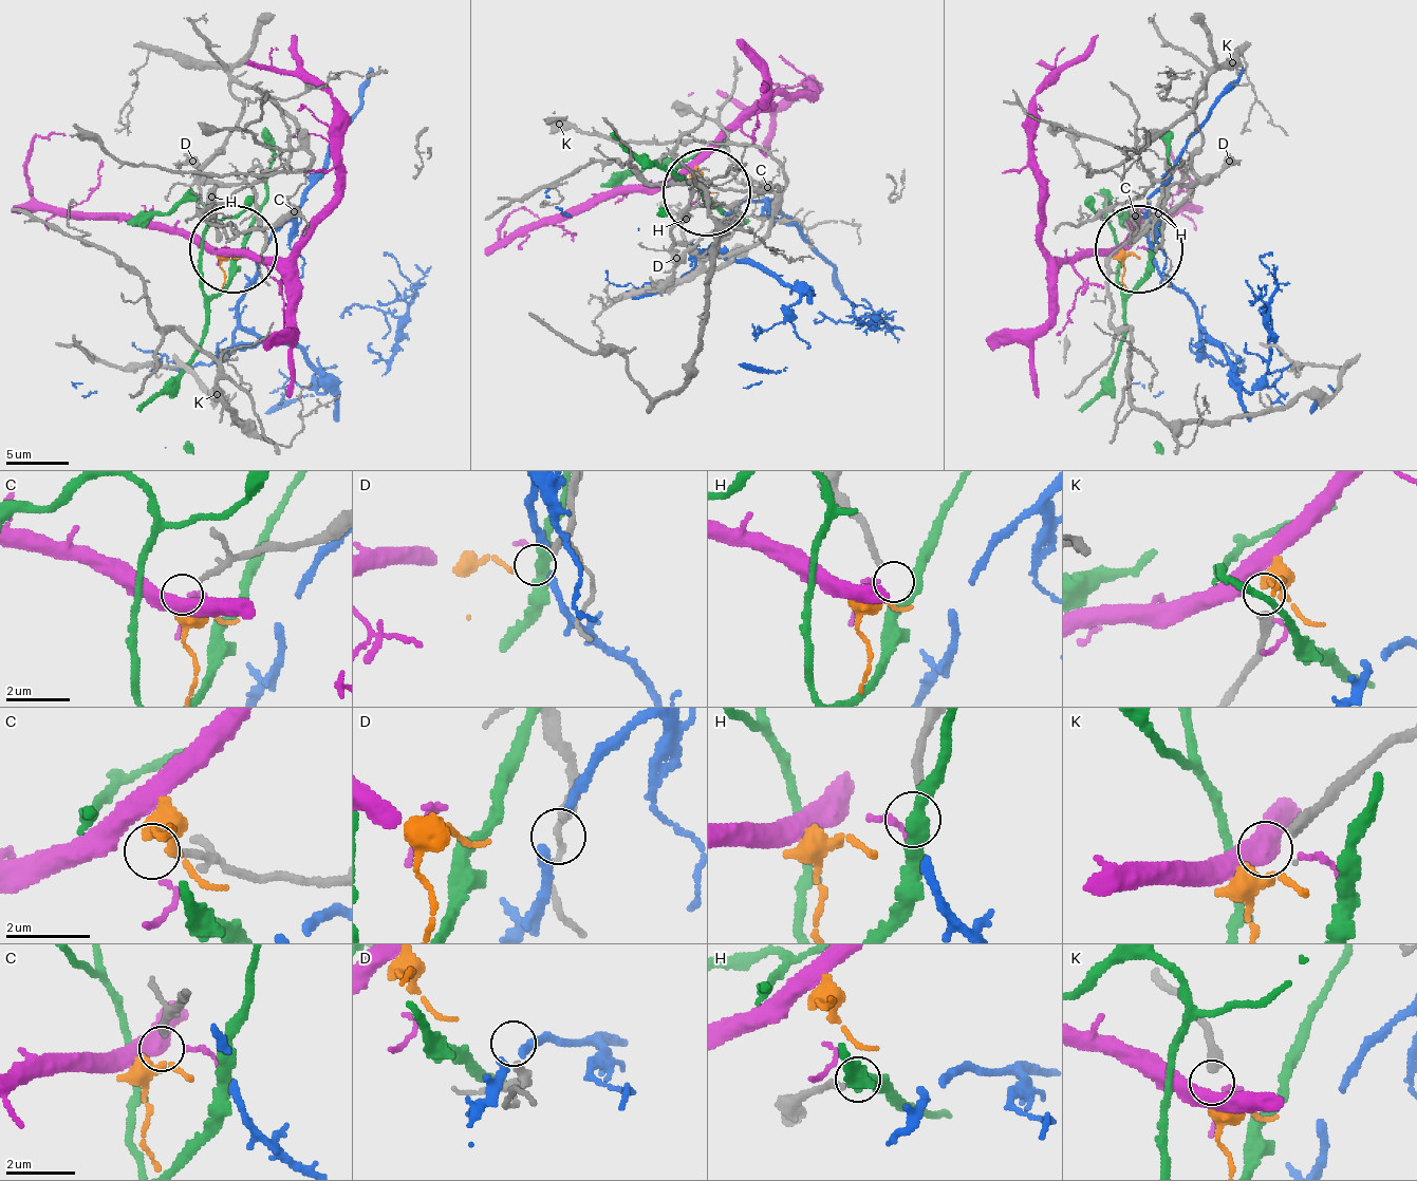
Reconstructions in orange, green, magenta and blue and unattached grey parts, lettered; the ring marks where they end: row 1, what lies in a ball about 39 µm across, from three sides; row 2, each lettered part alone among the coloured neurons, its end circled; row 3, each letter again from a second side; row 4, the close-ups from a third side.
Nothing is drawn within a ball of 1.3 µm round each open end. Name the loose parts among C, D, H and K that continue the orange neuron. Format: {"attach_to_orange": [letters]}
{"attach_to_orange": ["K"]}

